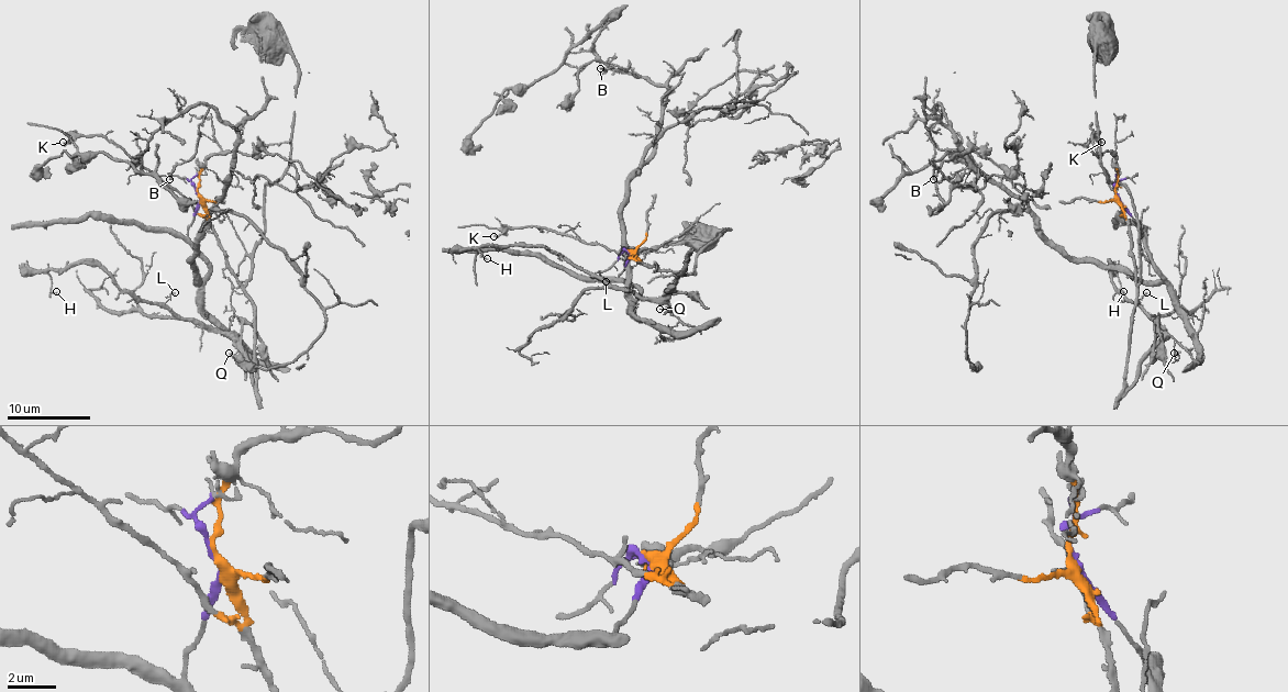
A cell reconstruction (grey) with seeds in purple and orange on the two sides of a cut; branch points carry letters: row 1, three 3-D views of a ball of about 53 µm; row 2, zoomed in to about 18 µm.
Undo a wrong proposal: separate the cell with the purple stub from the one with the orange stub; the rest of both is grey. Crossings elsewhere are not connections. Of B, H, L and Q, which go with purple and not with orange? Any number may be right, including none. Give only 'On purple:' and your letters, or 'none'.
On purple: B

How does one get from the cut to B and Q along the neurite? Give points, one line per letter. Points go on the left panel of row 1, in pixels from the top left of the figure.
B: (198, 196), (188, 234), (209, 269), (198, 281), (193, 240), (223, 198), (237, 133), (210, 109), (168, 179)
Q: (198, 196), (225, 265), (251, 300), (256, 382), (252, 383), (237, 336), (244, 348), (230, 353)

